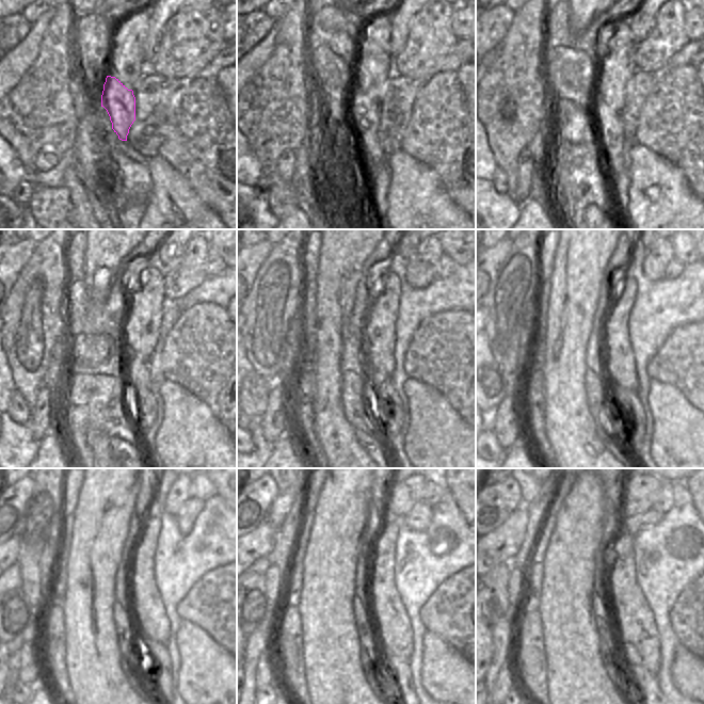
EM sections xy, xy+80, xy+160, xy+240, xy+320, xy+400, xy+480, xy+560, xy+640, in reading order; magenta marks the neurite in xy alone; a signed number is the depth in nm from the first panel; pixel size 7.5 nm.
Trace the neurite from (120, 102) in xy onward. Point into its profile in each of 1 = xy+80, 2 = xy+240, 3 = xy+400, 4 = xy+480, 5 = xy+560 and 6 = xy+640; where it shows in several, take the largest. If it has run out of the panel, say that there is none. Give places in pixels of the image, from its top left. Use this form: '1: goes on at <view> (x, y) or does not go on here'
1: goes on at xy+80 (364, 113)
2: goes on at xy+240 (138, 377)
3: goes on at xy+400 (626, 402)
4: goes on at xy+480 (154, 658)
5: goes on at xy+560 (400, 669)
6: goes on at xy+640 (646, 683)

